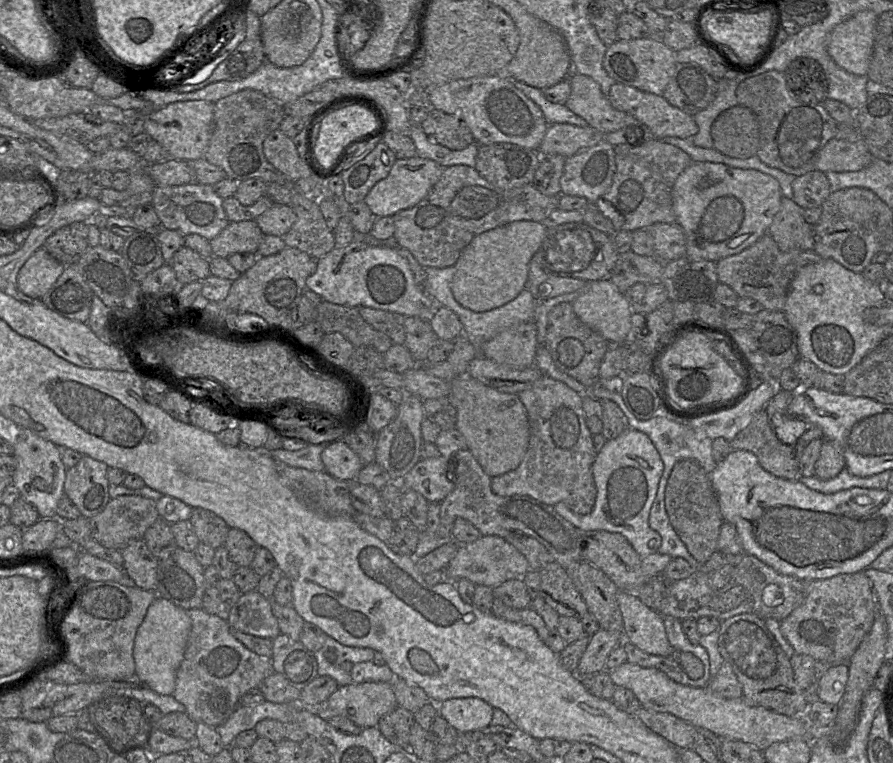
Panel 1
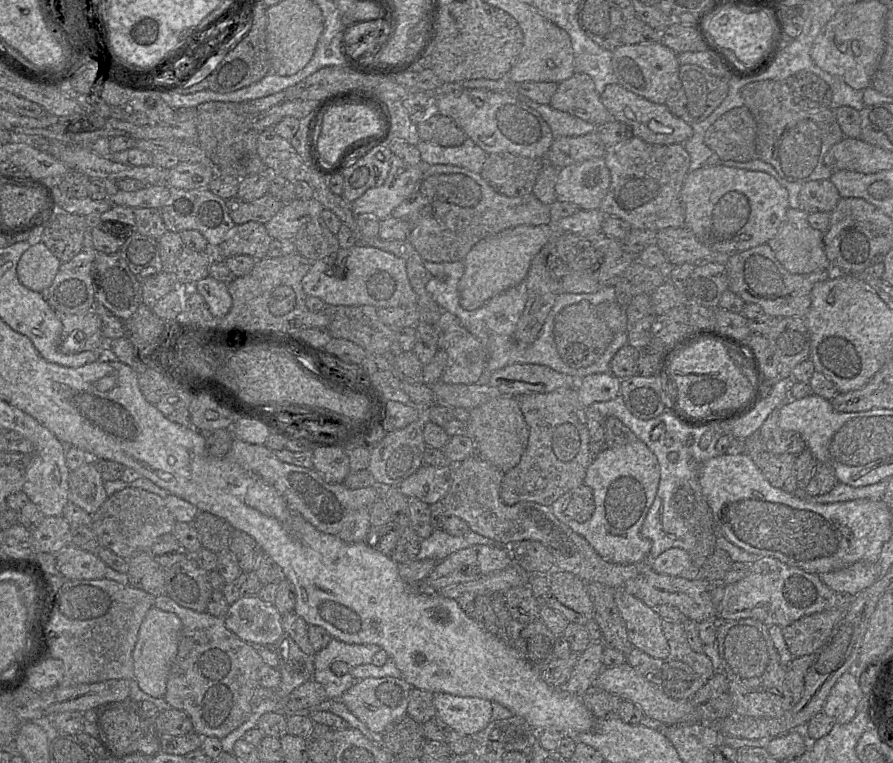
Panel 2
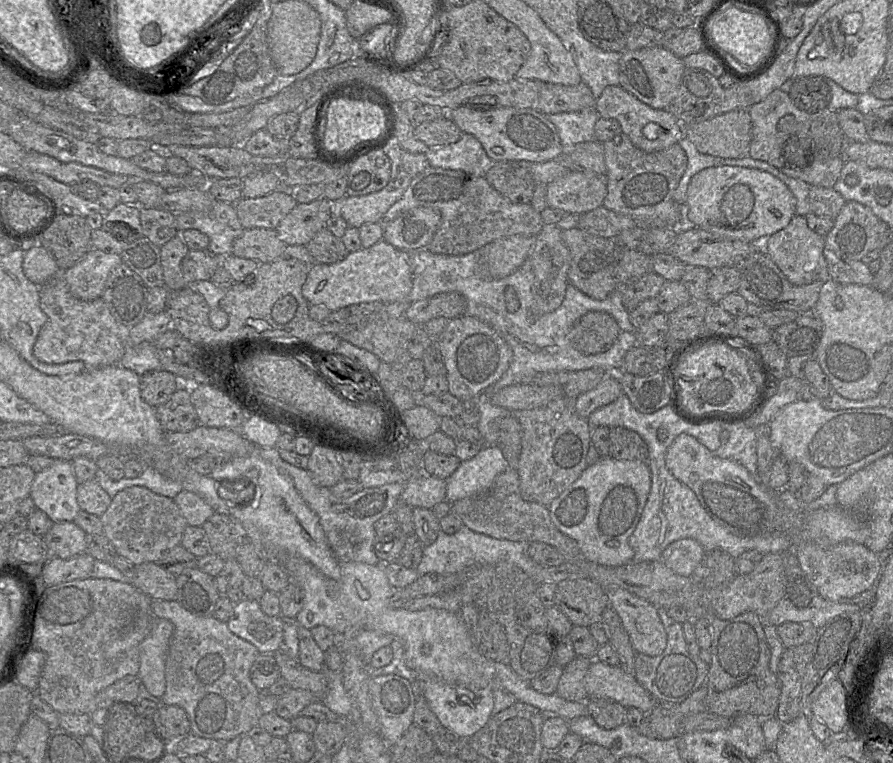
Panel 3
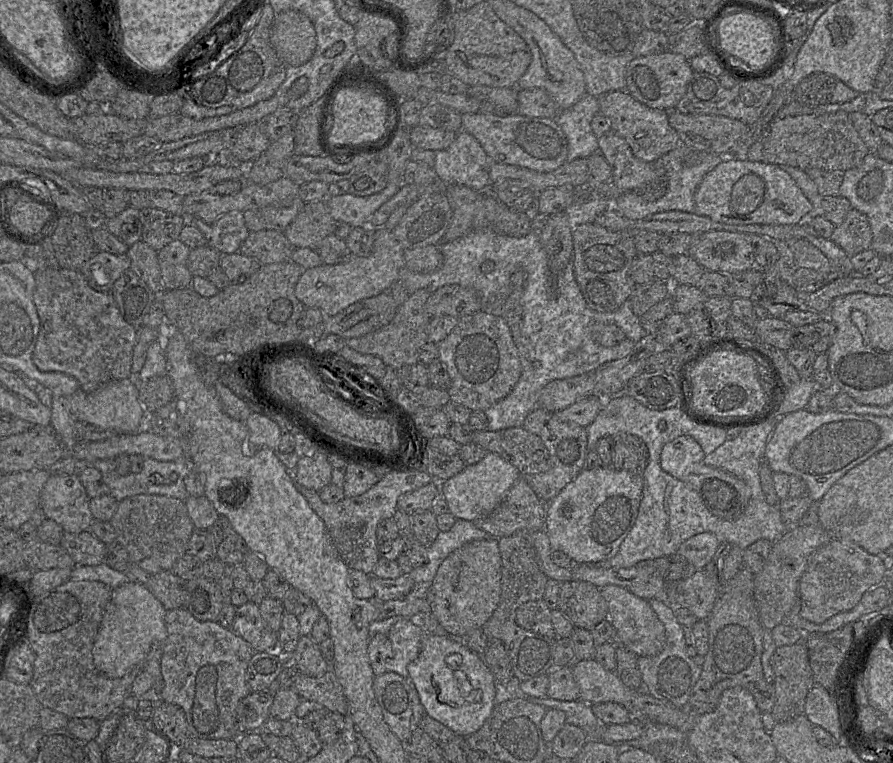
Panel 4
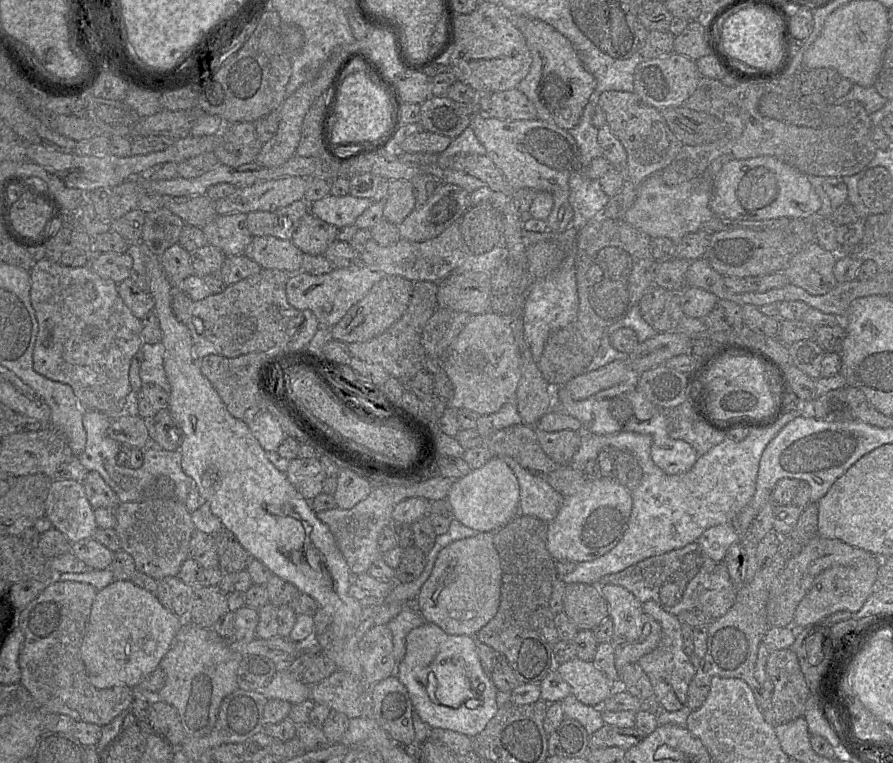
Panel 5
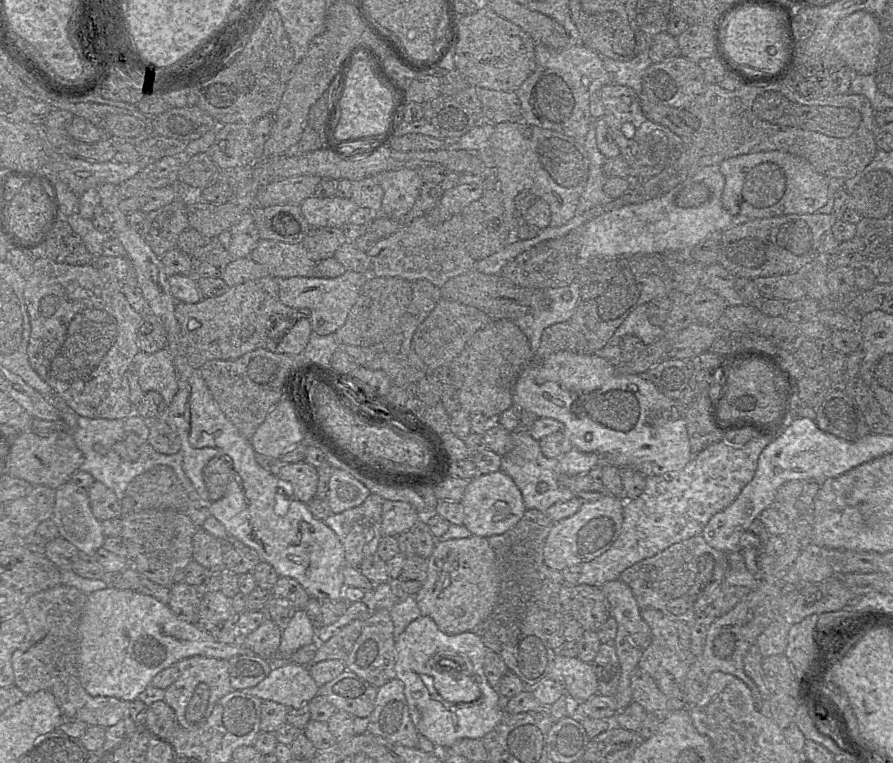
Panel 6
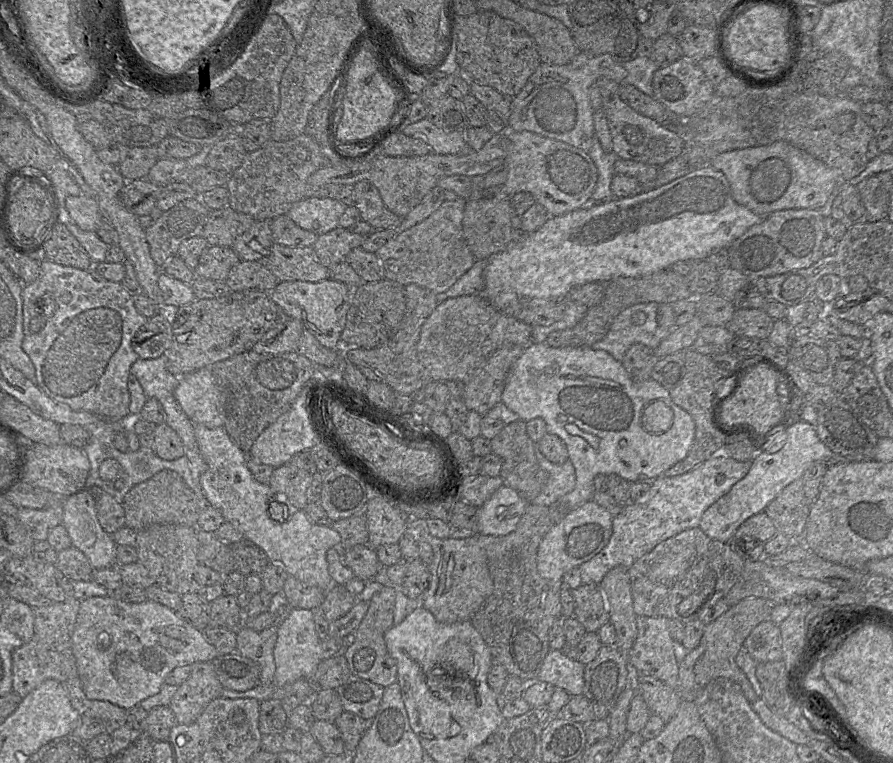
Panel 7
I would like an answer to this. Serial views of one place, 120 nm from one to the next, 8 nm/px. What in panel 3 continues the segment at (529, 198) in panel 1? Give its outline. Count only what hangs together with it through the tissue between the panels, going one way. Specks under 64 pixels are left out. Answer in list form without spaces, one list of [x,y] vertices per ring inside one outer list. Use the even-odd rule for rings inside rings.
[[[431,165],[412,177],[402,197],[385,213],[383,225],[416,207],[436,208],[441,213],[441,224],[425,247],[439,254],[468,254],[494,240],[513,235],[535,238],[544,228],[541,213],[535,211],[531,203],[511,202],[497,192],[484,177]]]

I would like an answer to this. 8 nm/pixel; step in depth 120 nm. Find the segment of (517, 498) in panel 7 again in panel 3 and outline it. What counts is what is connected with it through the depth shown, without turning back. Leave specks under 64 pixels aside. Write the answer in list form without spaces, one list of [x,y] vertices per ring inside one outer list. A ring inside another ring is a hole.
[[[483,445],[473,458],[461,461],[456,471],[446,479],[446,500],[453,503],[487,492],[492,487],[495,478],[509,467],[499,446]]]

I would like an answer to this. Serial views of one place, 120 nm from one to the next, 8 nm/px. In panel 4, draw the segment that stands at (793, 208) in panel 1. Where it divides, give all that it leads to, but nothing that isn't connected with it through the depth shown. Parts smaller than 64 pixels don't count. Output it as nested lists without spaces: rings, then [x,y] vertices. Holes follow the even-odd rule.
[[[808,240],[773,241],[779,252],[775,269],[797,292],[815,292],[839,276],[826,255]]]

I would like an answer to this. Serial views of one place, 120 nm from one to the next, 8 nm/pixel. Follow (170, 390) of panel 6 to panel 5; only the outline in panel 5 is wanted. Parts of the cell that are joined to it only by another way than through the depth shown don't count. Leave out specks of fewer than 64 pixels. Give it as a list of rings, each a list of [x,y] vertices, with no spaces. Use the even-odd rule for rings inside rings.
[[[161,342],[155,344],[143,343],[140,347],[143,361],[139,376],[143,385],[154,384],[166,392],[170,392],[170,385],[164,371],[164,346]]]

